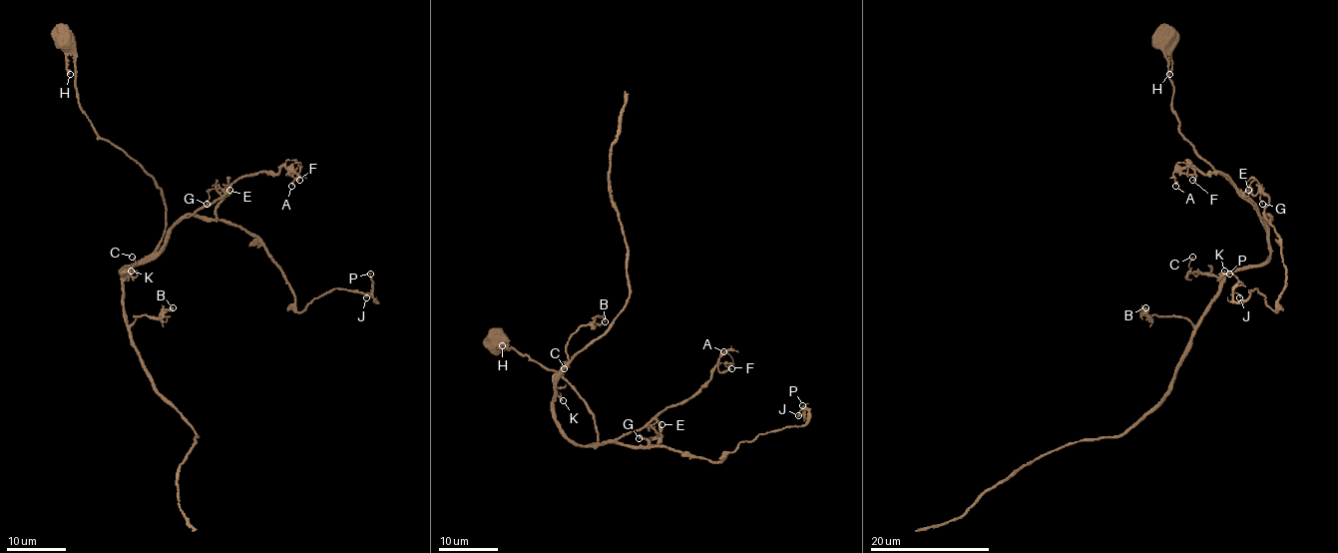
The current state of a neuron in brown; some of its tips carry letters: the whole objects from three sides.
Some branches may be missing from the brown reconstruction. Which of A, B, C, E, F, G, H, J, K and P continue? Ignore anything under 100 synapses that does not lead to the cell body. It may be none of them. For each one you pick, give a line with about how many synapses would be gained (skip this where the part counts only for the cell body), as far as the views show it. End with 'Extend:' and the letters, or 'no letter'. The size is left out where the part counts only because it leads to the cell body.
Extend: no letter

